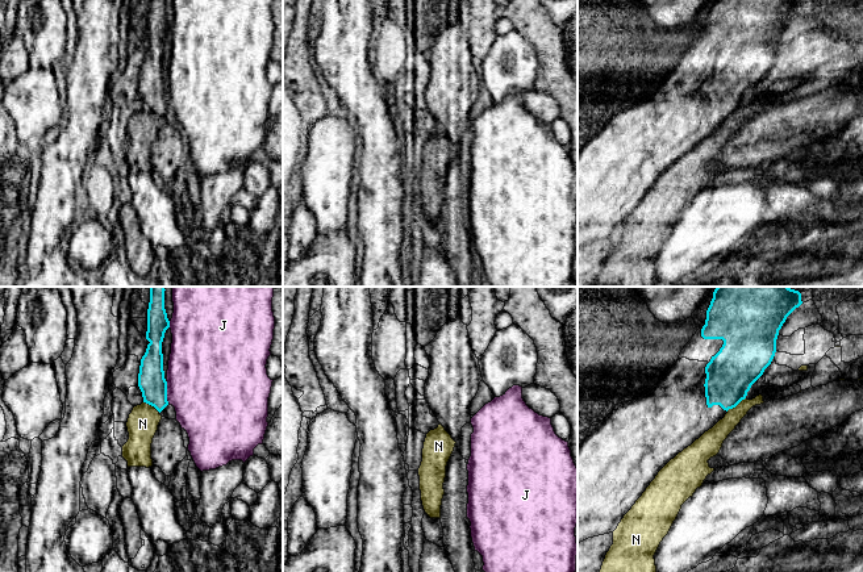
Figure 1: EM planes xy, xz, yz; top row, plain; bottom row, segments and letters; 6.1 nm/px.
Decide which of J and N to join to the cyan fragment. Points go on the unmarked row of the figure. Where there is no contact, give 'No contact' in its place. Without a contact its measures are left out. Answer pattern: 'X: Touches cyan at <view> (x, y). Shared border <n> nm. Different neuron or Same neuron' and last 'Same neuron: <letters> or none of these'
J: Touches cyan at xy (166, 97). Shared border 140 nm. Different neuron
N: Touches cyan at yz (736, 111). Shared border 150 nm. Different neuron
Same neuron: none of these

